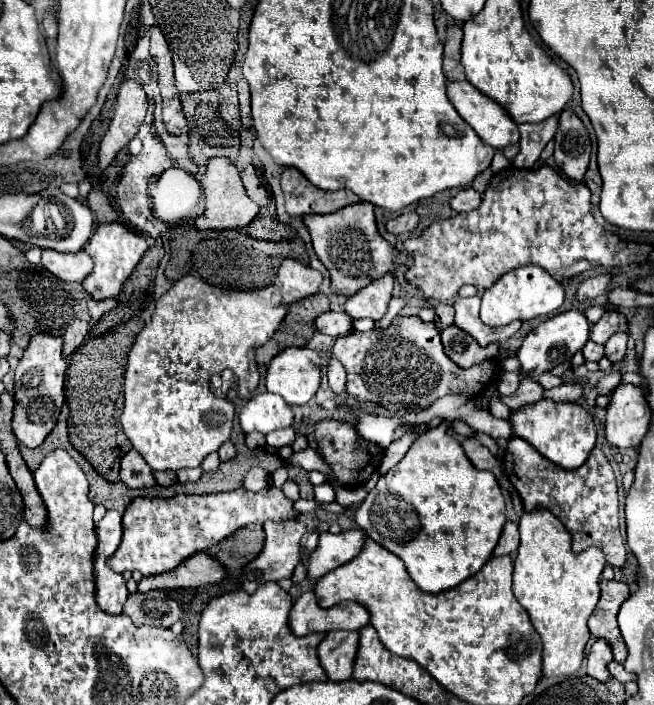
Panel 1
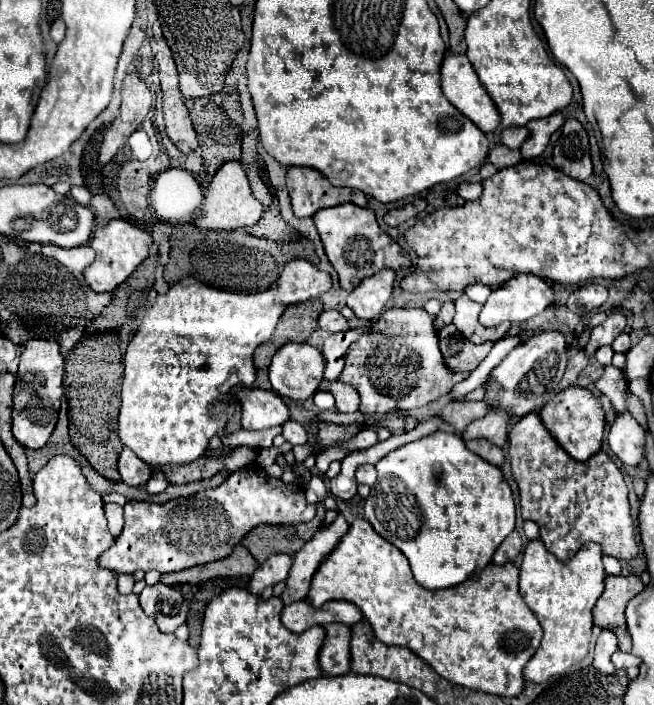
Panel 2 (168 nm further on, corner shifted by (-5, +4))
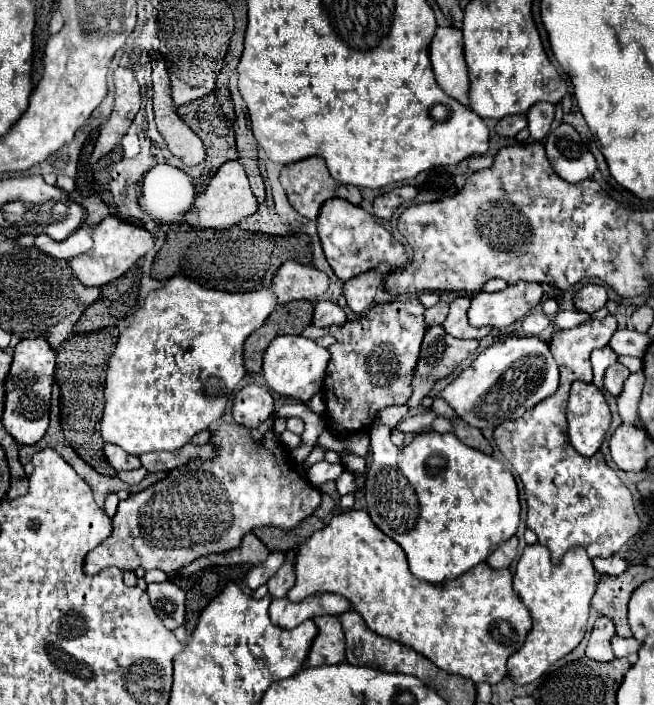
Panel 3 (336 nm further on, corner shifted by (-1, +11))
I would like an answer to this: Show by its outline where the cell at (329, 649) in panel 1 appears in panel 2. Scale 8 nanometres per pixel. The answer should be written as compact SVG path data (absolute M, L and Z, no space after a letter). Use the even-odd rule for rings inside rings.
M327 624L323 626L327 636L319 652L319 664L325 676L341 676L347 674L351 668L351 628L345 624Z

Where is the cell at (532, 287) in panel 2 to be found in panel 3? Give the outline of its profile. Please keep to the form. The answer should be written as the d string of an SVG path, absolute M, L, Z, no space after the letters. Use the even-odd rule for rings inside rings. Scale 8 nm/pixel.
M519 281L507 285L497 293L475 293L469 307L469 323L473 327L491 325L495 329L505 329L511 323L529 315L529 311L541 303L543 289L537 283Z

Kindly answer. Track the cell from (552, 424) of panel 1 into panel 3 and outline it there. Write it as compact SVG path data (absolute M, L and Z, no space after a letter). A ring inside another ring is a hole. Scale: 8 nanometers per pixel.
M575 381L571 385L565 413L571 445L587 457L597 453L611 423L611 413L601 389L593 383Z

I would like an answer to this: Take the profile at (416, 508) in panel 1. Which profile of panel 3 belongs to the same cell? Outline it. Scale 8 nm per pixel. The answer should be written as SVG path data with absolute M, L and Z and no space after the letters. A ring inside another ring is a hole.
M383 425L371 427L371 463L367 467L365 501L373 523L393 541L397 541L407 559L411 573L427 583L441 583L467 573L477 563L483 563L489 553L515 535L519 525L519 491L511 471L491 455L475 451L461 443L453 433L425 431L397 451L389 439L391 429Z

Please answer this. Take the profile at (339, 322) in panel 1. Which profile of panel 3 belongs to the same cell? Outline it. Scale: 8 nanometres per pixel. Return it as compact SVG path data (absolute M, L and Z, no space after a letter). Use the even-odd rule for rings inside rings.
M317 301L315 313L313 313L313 325L317 327L331 327L331 325L343 325L347 321L345 311L331 301Z

